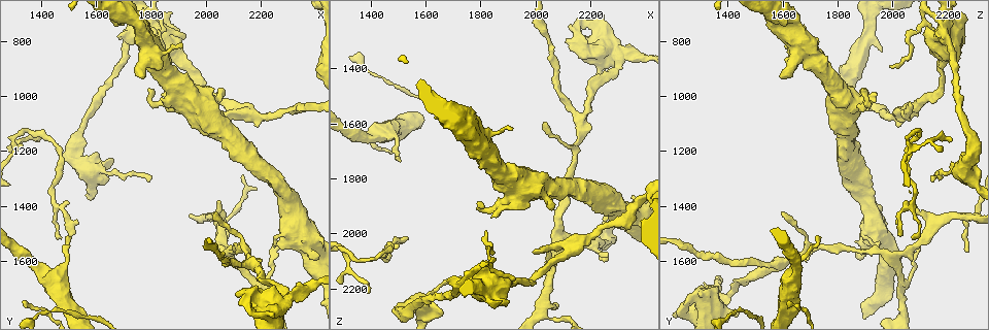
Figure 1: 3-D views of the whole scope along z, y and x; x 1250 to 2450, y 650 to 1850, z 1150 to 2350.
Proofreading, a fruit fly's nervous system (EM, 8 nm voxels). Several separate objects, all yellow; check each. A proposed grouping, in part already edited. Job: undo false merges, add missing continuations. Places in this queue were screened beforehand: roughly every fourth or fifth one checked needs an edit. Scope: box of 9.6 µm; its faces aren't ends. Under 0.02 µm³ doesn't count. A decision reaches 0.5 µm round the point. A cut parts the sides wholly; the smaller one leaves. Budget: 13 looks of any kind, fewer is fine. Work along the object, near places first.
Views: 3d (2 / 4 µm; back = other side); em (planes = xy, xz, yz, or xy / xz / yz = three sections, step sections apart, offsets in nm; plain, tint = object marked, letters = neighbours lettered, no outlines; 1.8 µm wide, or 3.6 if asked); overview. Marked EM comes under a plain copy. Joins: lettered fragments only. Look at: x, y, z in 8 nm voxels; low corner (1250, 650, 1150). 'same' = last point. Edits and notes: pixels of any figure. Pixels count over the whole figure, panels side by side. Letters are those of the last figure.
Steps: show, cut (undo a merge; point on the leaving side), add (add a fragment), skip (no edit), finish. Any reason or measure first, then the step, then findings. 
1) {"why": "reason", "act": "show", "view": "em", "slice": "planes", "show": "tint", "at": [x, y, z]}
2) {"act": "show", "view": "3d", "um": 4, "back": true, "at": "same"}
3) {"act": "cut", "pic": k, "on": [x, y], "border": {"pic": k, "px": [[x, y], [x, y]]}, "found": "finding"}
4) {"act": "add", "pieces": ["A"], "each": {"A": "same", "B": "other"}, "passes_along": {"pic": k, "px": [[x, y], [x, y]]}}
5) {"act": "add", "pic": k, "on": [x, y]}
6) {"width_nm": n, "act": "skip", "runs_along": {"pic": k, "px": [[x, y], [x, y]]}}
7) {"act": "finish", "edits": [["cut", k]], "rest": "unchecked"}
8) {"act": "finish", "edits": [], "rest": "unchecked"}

{"why": "a fork", "act": "show", "view": "em", "slice": "xz", "step": 8, "show": "tint", "at": [2170, 1610, 1580]}

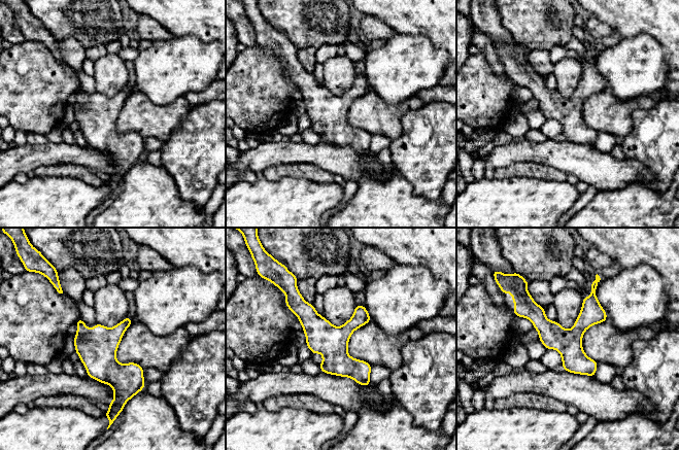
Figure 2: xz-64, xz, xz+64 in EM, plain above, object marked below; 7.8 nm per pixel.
{"act": "show", "view": "em", "slice": "xz", "step": 8, "show": "letters", "at": "same"}

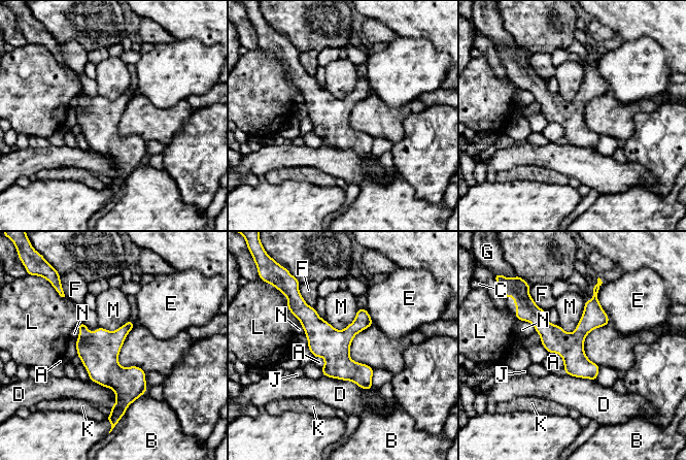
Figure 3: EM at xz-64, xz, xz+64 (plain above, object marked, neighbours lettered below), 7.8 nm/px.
{"act": "skip", "each": {"A": "other", "B": "other", "C": "other", "D": "other", "E": "other", "F": "other", "G": "other", "J": "other", "K": "other", "L": "other", "M": "other", "N": "other"}, "border": {"pic": 3, "px": [[585, 300], [576, 328], [563, 331]]}, "found": "one neuron here"}

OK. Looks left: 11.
{"why": "sharp bend", "act": "show", "view": "3d", "um": 4, "at": [2290, 1760, 1350]}

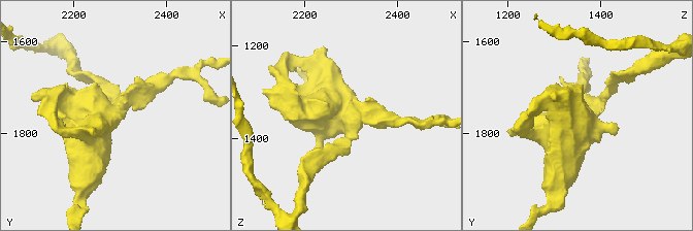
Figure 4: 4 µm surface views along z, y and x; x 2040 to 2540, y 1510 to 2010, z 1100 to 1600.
{"why": "shape alone is not enough", "act": "show", "view": "em", "um": 3.6, "slice": "planes", "show": "letters", "at": [2285, 1760, 1345]}

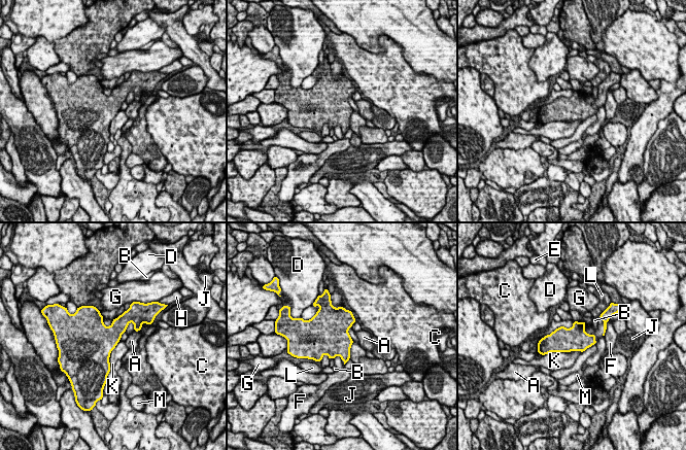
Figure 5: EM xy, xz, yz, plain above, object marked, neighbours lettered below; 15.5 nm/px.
{"act": "skip", "each": {"A": "other", "B": "other", "C": "other", "D": "other", "E": "other", "F": "other", "G": "other", "H": "other", "J": "other", "K": "other", "L": "other", "M": "other"}, "border": {"pic": 5, "px": [[581, 351], [550, 351], [543, 355]]}, "found": "one neuron here"}

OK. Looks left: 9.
{"why": "arms part here", "act": "show", "view": "3d", "um": 2, "at": [2080, 1590, 2000]}

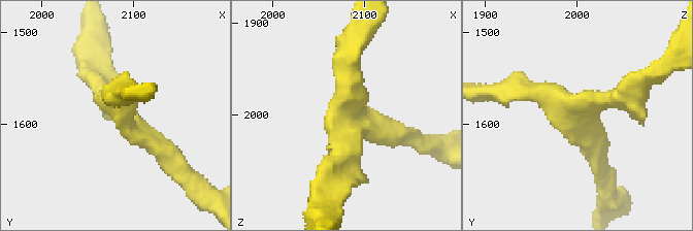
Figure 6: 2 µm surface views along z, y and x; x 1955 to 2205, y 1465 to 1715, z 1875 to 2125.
{"arms": 3, "arm_widths_nm": [180, 190, 190], "act": "show", "view": "em", "slice": "yz", "step": 8, "show": "tint", "at": [2078, 1586, 1996]}

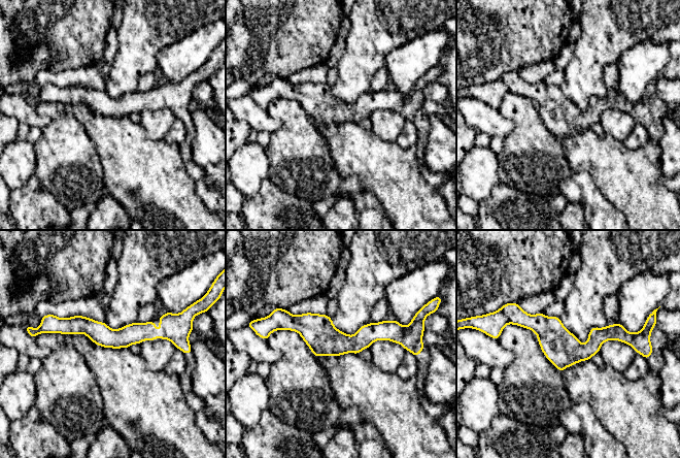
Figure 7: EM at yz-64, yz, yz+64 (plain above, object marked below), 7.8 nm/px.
{"act": "show", "view": "em", "slice": "planes", "show": "letters", "at": "same"}

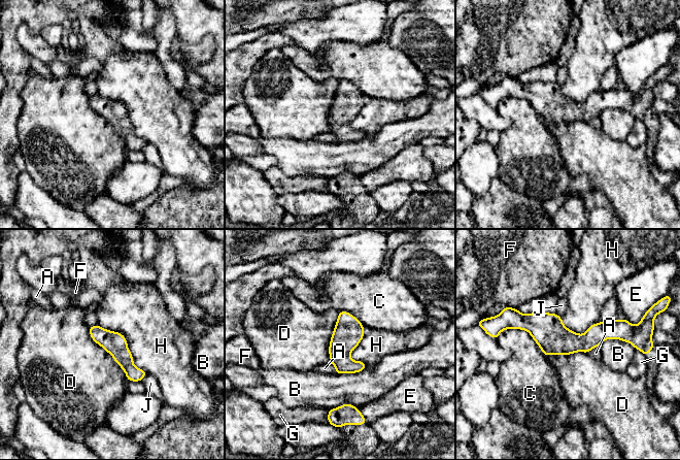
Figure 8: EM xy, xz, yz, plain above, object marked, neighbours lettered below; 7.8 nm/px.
{"act": "skip", "each": {"A": "other", "B": "other", "C": "other", "D": "other", "E": "other", "F": "other", "G": "other", "H": "other", "J": "other"}, "runs_along": {"pic": 8, "px": [[512, 326], [633, 339]]}, "found": "all the same neuron"}

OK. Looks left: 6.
{"why": "sudden change in width", "act": "show", "view": "em", "um": 3.6, "slice": "planes", "show": "tint", "at": [1700, 800, 2200]}

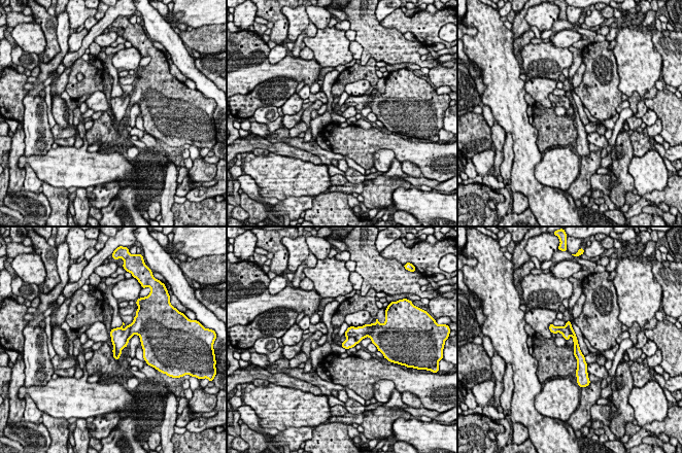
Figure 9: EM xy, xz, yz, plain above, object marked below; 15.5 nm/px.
{"act": "show", "view": "em", "um": 3.6, "slice": "planes", "show": "letters", "at": "same"}

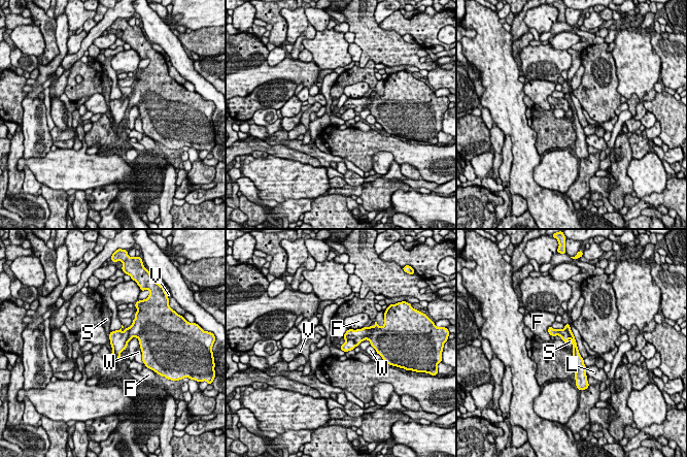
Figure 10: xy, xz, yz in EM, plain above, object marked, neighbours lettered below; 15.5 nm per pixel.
{"width_nm": 170, "act": "cut", "pic": 10, "on": [118, 340], "each": {"F": "other", "L": "other", "S": "other", "V": "other", "W": "other"}, "border": {"pic": 10, "px": [[130, 327], [126, 345]]}, "found": "two neurons meet here"}

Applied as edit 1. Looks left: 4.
{"why": "free end", "act": "show", "view": "3d", "um": 4, "at": [1380, 1150, 2220]}

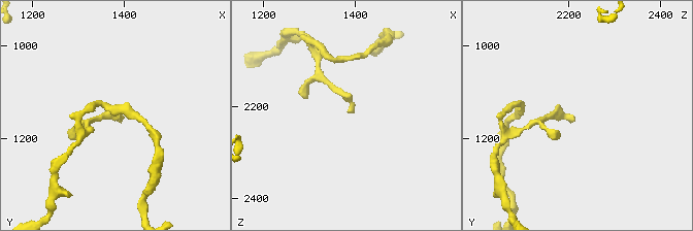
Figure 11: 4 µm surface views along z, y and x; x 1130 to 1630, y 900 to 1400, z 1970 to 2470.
{"why": "now the EM", "act": "show", "view": "em", "slice": "planes", "show": "letters", "at": [1385, 1150, 2215]}

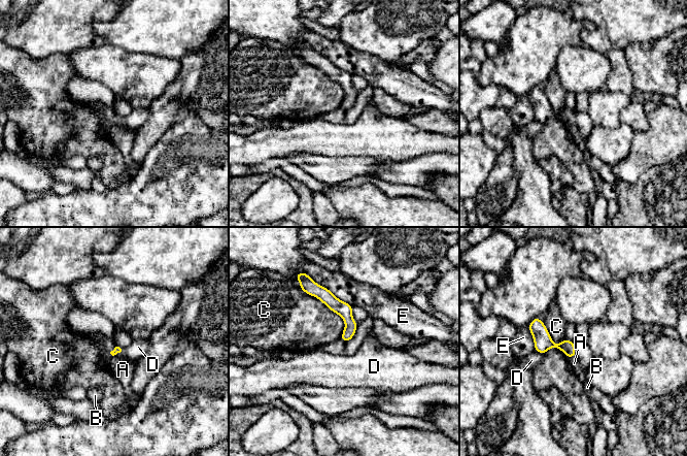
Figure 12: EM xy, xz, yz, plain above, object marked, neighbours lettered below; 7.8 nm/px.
{"act": "skip", "each": {"A": "other", "B": "other", "C": "other", "D": "other", "E": "other"}, "runs_along": {"pic": 12, "px": [[312, 290], [347, 317], [346, 338]]}, "found": "no lettered fragment goes on from it"}

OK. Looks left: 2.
{"act": "finish", "edits": [["cut", 10]], "rest": "unchecked"}

